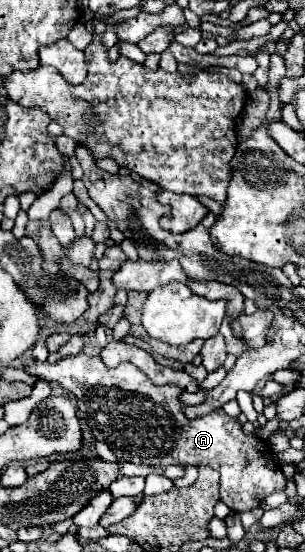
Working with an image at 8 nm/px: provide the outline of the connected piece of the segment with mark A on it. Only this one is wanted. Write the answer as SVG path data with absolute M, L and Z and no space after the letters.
M66 356L58 360L56 364L50 362L34 362L32 358L24 364L26 372L30 376L58 382L62 388L70 392L70 396L76 400L80 416L86 420L90 432L98 442L104 442L118 458L120 462L132 462L132 464L160 464L160 466L212 466L220 472L220 500L232 510L232 512L248 512L260 502L276 492L284 490L286 476L282 474L280 466L276 468L274 454L268 446L268 442L262 442L258 436L246 436L242 432L242 424L236 418L230 418L224 410L214 410L212 414L206 414L196 420L188 420L182 412L184 404L178 400L180 388L174 384L166 386L154 386L144 372L140 372L132 364L118 364L116 368L108 368L102 364L100 356Z

